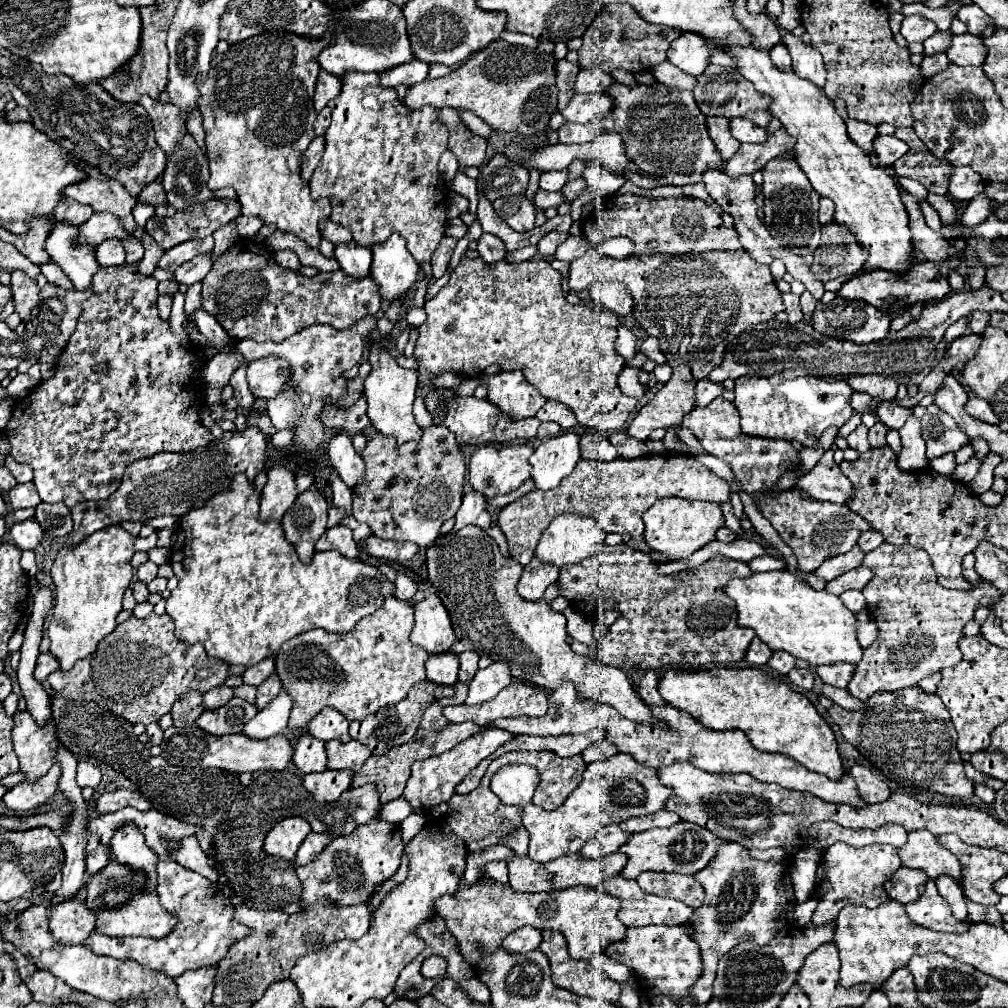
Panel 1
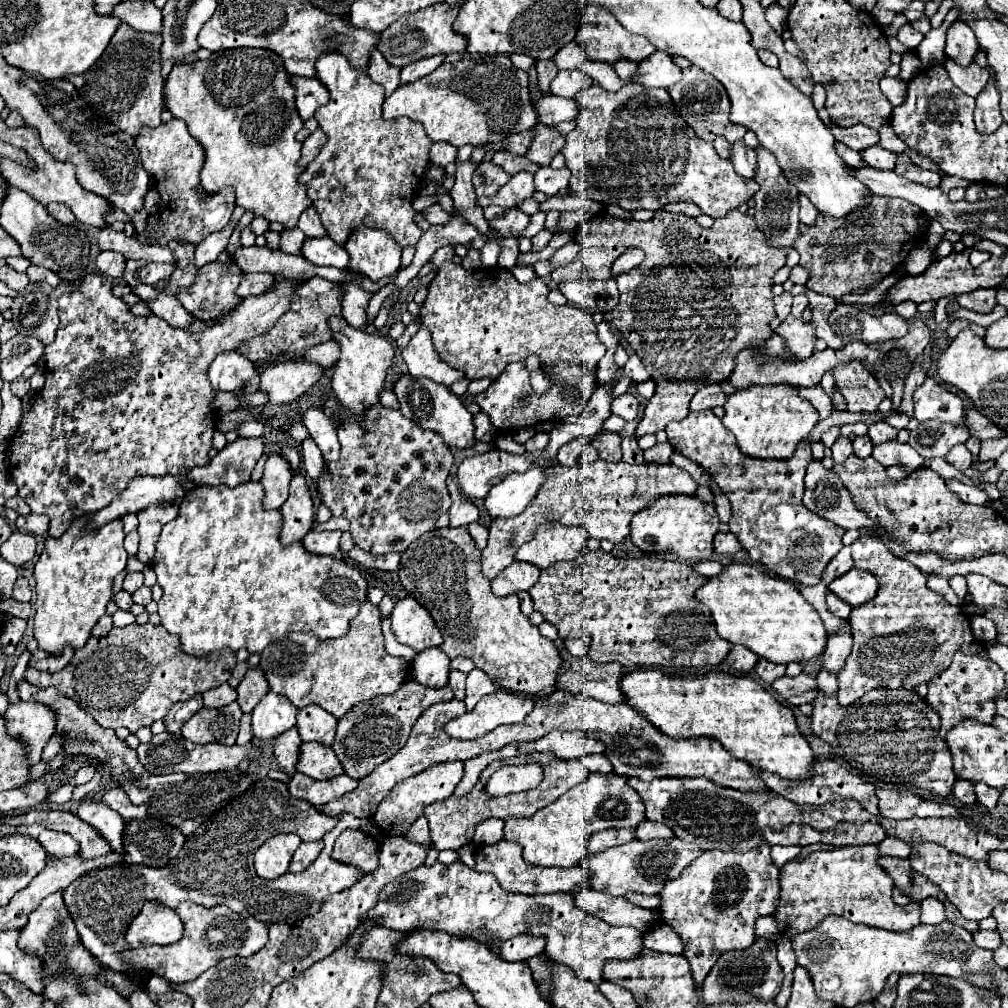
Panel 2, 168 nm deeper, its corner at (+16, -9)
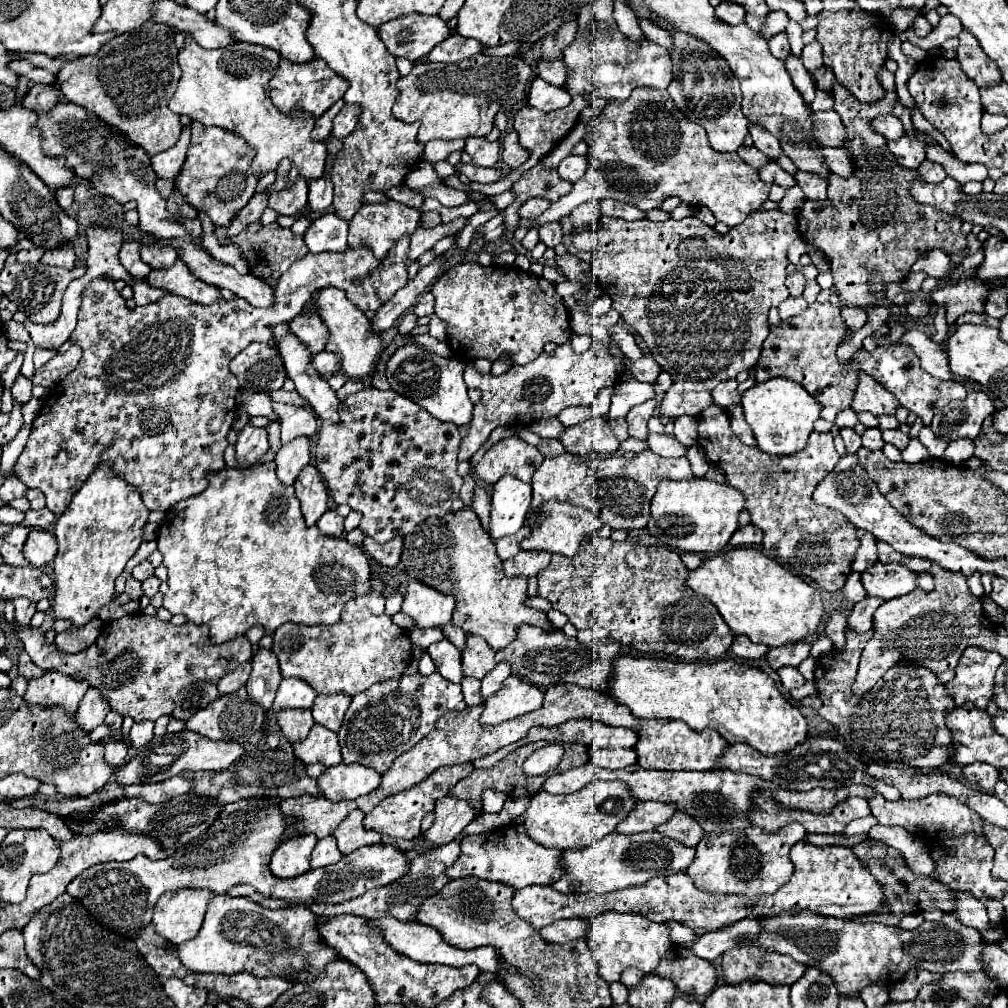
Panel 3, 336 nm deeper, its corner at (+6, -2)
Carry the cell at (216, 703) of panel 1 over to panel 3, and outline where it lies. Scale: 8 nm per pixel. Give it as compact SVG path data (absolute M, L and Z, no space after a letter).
M246 662L246 664L238 666L236 670L232 670L230 674L226 674L226 676L218 682L220 694L230 694L230 692L238 690L240 686L244 686L246 680L248 680L248 676L250 676L250 668L252 668L252 664Z

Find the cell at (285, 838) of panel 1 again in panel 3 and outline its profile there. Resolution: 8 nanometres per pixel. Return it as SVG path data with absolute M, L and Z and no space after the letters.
M304 834L282 842L272 854L270 870L276 878L296 878L310 870L310 854L318 838L314 834Z

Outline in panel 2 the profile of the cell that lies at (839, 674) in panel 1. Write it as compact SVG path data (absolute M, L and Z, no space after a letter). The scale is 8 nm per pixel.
M844 627L842 631L828 637L828 645L822 653L820 667L838 675L840 669L846 665L850 649L852 649L852 631L848 627Z

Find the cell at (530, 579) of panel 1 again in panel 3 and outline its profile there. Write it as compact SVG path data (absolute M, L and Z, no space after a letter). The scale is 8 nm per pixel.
M520 550L514 558L508 558L504 560L504 572L514 578L514 576L536 576L542 568L546 568L550 564L550 554L548 552L526 552L526 550Z

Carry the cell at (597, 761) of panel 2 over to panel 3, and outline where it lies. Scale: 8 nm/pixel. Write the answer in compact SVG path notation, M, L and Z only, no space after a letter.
M590 748L590 760L602 768L616 770L634 764L638 760L638 754L636 750L626 748Z

